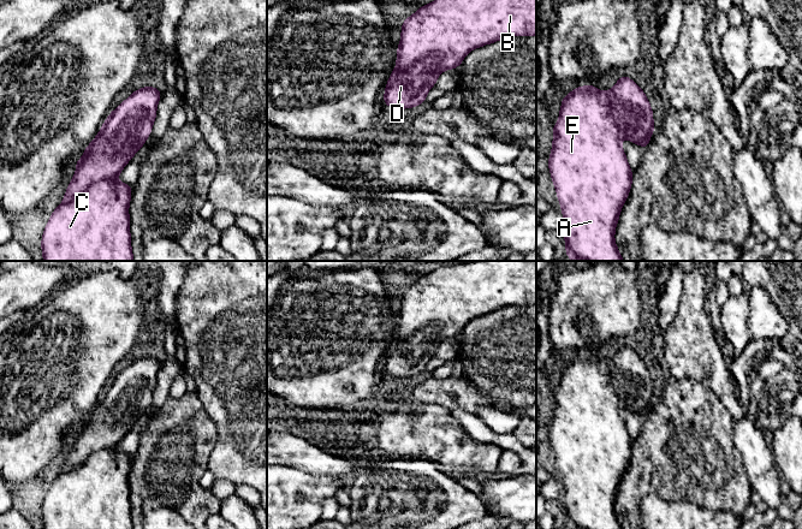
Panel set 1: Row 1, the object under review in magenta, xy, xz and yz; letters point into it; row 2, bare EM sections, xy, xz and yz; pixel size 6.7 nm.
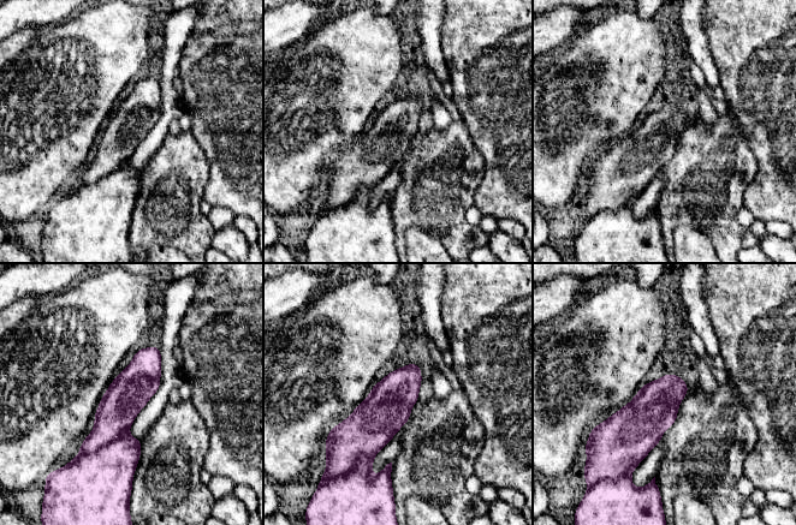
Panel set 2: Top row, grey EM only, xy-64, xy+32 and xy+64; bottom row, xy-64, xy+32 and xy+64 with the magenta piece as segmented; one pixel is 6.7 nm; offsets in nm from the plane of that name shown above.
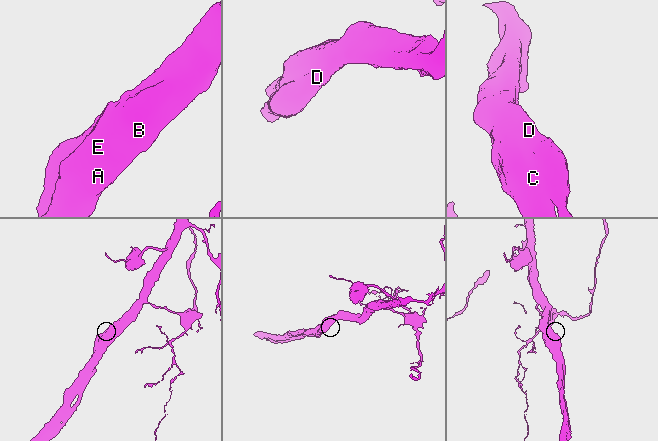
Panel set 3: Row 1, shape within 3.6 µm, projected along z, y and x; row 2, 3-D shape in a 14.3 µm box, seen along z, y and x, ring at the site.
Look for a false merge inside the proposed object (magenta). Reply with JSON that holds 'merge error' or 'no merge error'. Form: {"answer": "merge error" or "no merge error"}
{"answer": "no merge error"}

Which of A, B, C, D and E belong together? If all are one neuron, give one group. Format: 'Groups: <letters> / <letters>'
Groups: A B C D E

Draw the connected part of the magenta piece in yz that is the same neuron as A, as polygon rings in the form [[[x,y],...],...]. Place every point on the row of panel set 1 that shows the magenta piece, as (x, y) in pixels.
[[[624,73],[610,91],[581,85],[560,103],[548,168],[564,218],[565,254],[572,261],[624,261],[614,232],[632,185],[632,171],[620,141],[625,137],[646,149],[655,130],[653,109],[644,91]]]

